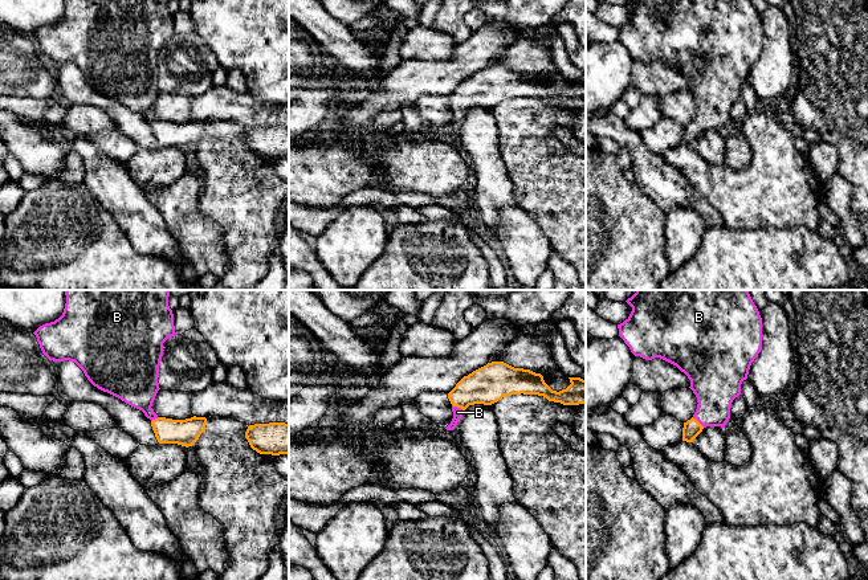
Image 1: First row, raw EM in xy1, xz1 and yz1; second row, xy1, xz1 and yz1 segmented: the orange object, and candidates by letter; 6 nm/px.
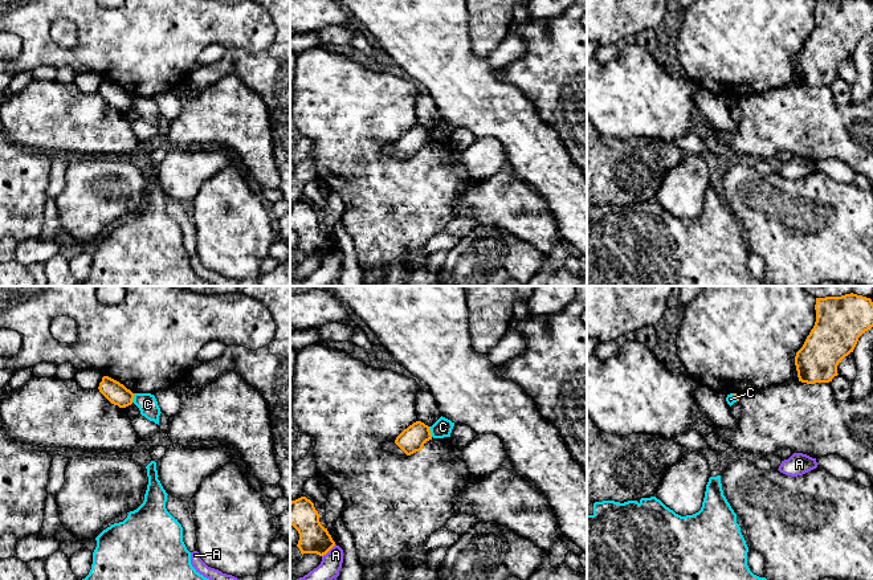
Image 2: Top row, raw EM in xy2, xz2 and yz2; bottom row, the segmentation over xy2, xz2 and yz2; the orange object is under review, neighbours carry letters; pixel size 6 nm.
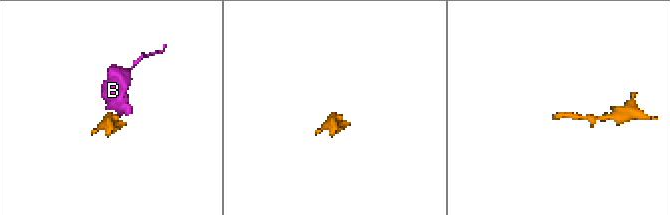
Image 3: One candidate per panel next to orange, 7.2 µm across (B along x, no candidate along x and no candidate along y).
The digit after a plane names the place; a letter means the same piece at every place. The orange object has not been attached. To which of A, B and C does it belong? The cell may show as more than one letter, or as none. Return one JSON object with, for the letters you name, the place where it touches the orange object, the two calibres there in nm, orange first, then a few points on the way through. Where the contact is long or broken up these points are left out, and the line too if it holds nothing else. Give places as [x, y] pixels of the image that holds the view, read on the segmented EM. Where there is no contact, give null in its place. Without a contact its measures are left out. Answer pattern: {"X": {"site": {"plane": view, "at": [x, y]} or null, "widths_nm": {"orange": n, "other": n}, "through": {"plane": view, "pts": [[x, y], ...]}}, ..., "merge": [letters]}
{"B": {"site": {"plane": "xz1", "at": [457, 407]}, "widths_nm": {"orange": 220, "other": 60}, "through": {"plane": "xz1", "pts": [[488, 384], [477, 387], [457, 407], [457, 412]]}}, "merge": ["B"]}

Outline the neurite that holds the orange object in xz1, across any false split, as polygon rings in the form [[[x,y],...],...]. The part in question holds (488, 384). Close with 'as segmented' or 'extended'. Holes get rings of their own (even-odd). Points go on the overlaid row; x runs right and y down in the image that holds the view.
[[[492,362],[464,376],[448,393],[453,418],[445,428],[453,430],[469,405],[492,405],[512,395],[538,395],[563,405],[586,404],[586,380],[569,377],[570,385],[559,392],[553,391],[541,373],[514,368],[504,362]]] | extended

